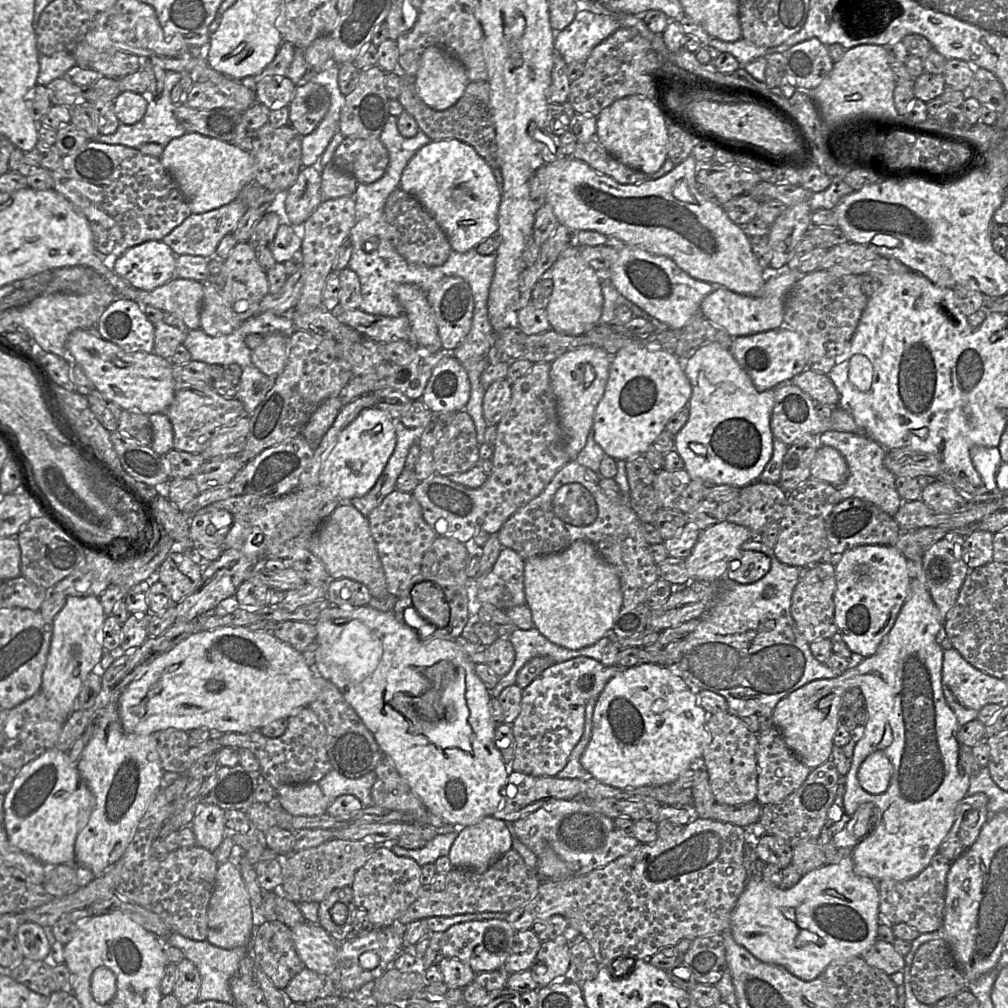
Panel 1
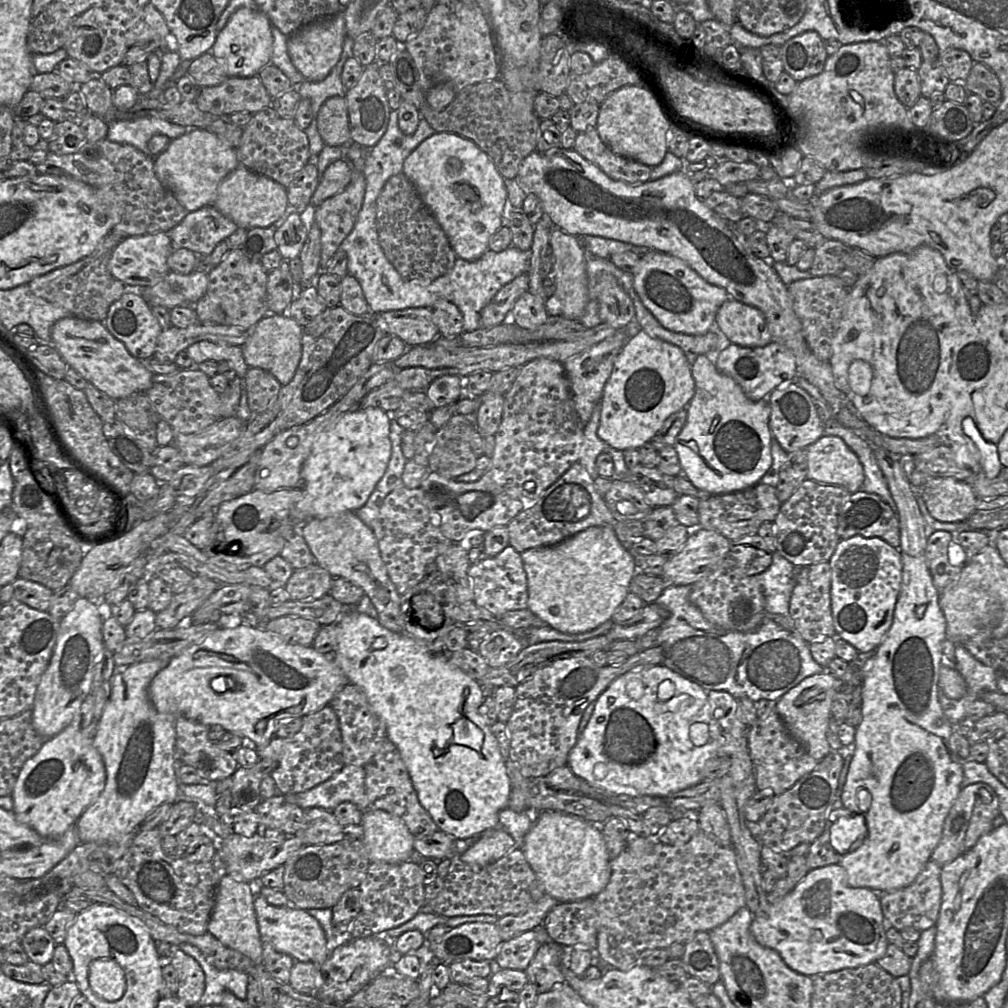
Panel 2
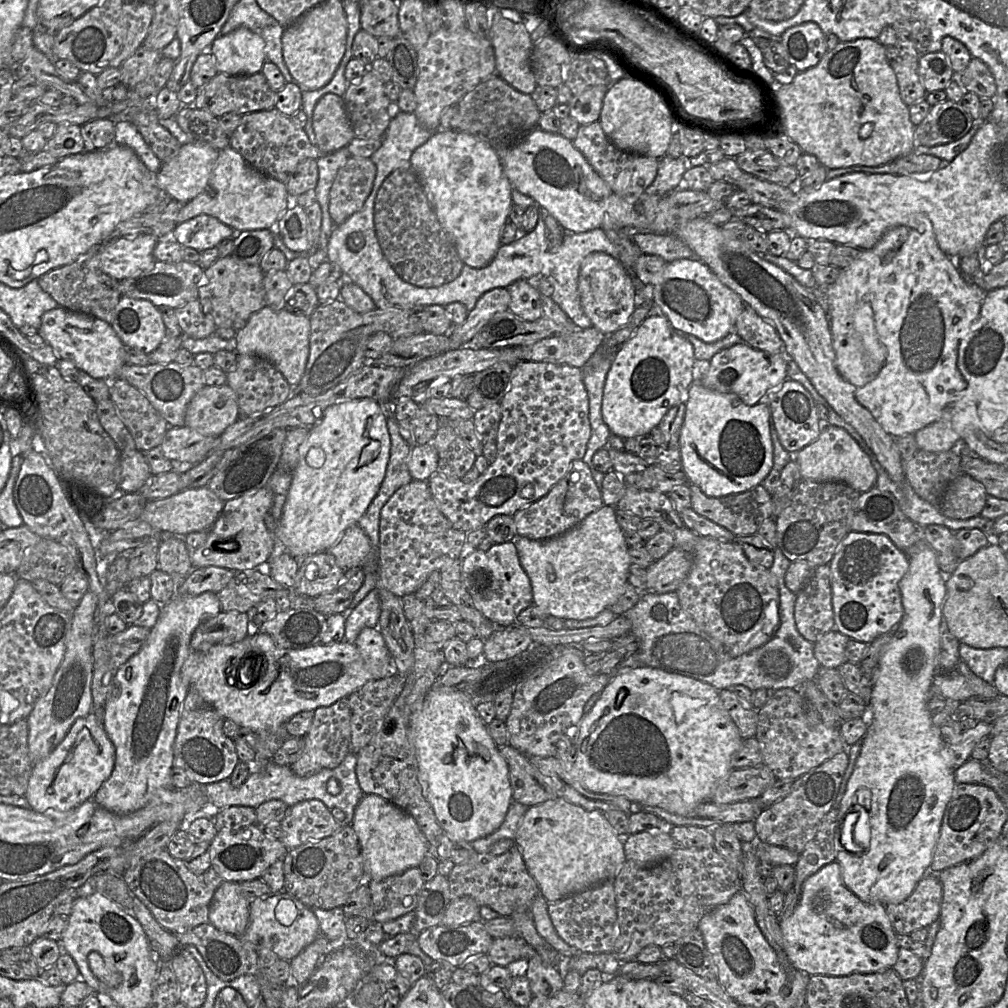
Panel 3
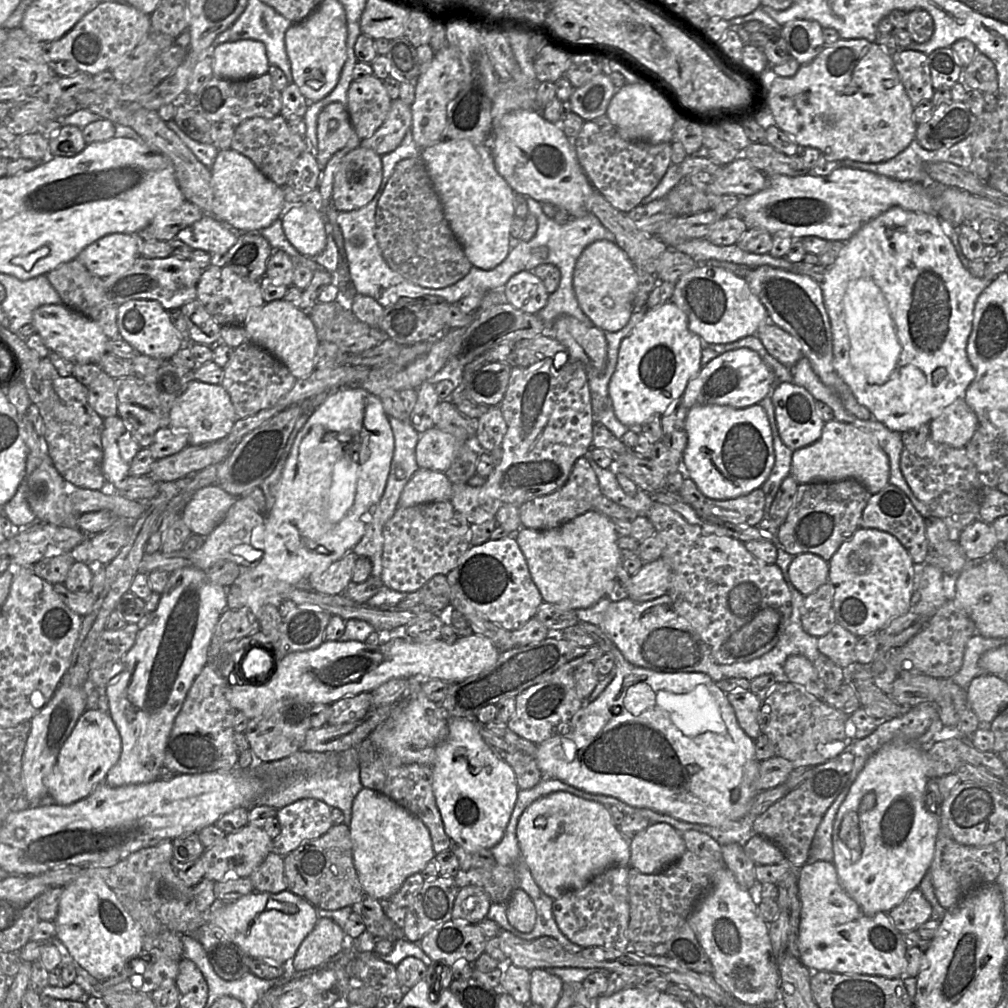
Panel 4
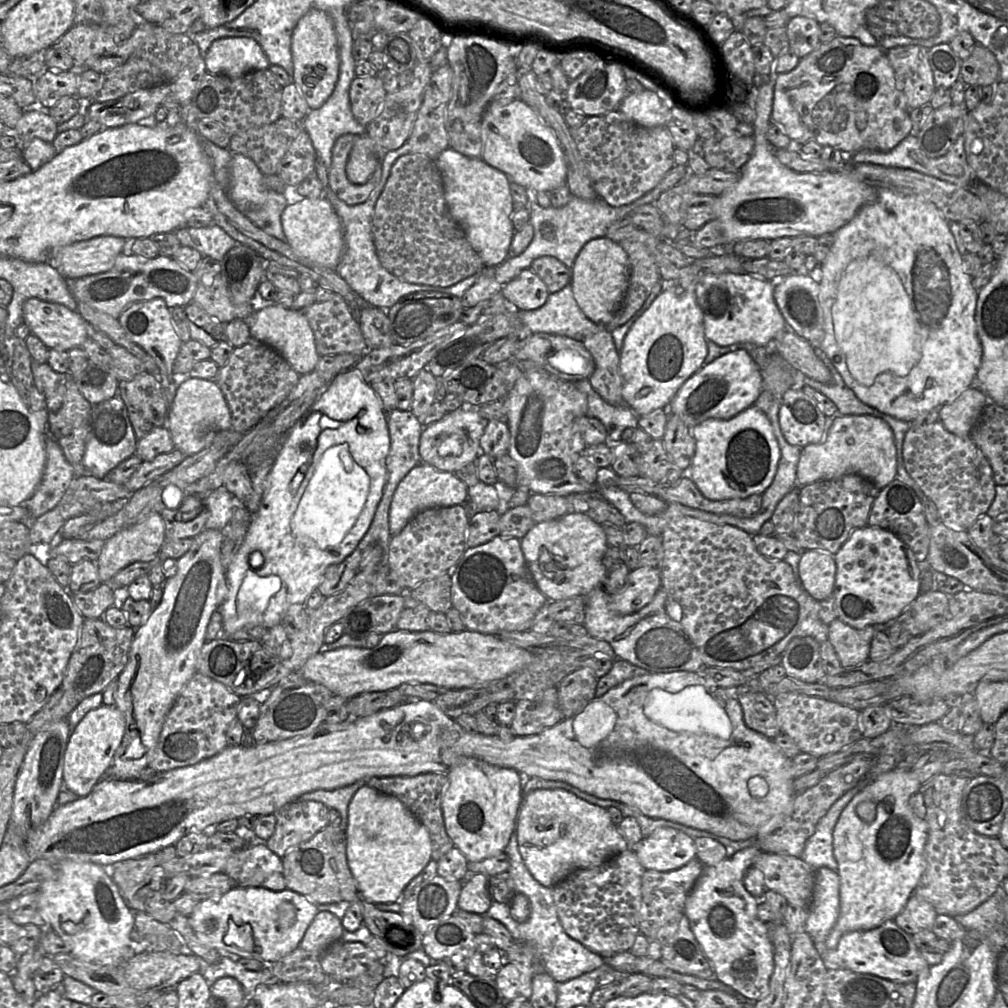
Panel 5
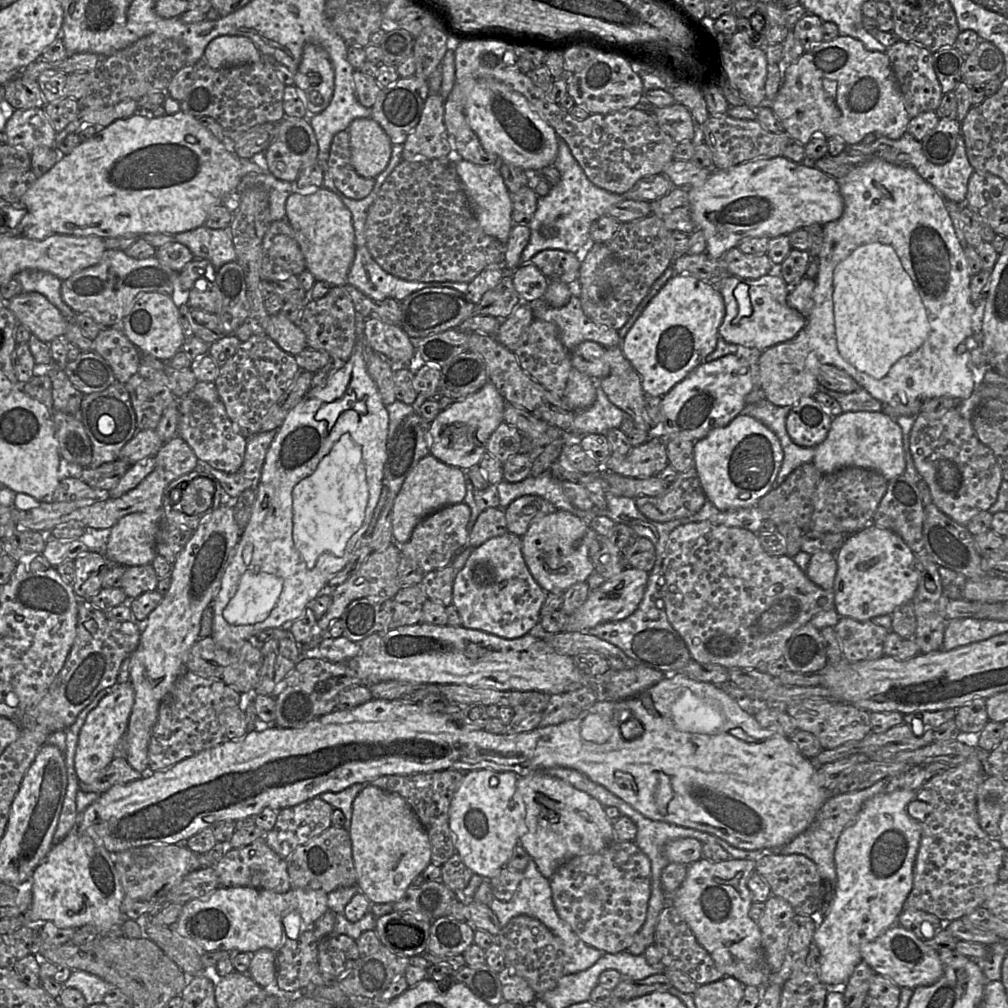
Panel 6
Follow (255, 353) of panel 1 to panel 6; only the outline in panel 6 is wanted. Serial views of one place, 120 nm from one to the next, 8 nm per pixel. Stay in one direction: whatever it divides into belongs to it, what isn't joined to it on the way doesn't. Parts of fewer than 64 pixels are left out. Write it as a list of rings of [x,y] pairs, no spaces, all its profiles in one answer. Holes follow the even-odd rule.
[[[281,313],[267,316],[265,332],[283,351],[293,356],[307,347],[303,331]]]

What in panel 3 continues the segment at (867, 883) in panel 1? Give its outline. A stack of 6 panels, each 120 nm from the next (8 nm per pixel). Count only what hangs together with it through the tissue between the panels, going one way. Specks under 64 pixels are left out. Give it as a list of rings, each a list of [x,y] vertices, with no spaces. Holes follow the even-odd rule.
[[[837,861],[809,876],[794,912],[779,922],[791,964],[810,975],[846,976],[893,968],[898,959],[895,930],[885,905],[862,901],[842,882]]]

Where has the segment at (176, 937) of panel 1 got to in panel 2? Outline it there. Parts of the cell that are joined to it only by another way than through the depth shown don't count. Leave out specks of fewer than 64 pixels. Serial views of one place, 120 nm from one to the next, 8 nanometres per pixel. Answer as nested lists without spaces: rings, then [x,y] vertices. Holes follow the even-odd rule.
[[[192,944],[178,946],[193,957],[201,966],[205,975],[205,990],[196,1006],[221,1005],[223,992],[229,990],[237,998],[246,1000],[249,975],[234,969],[219,970],[212,966],[202,952]]]

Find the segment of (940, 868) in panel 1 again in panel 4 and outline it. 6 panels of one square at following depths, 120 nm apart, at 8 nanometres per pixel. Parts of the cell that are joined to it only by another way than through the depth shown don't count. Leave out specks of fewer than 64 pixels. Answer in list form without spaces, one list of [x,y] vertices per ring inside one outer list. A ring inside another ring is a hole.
[[[918,887],[908,894],[902,904],[889,911],[888,915],[895,927],[901,933],[906,933],[916,931],[933,918],[933,908]]]

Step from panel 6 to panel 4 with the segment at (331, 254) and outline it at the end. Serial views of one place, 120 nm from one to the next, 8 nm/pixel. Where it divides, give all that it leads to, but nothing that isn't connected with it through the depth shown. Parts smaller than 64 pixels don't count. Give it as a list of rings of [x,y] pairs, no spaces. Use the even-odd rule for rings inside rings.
[[[298,203],[282,217],[282,228],[291,245],[306,257],[319,255],[326,247],[326,218],[322,211]]]

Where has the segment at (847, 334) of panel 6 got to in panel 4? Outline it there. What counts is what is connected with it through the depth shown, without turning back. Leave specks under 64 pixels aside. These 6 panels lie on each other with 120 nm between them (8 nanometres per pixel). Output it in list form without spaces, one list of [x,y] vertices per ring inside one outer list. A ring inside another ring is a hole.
[[[870,280],[852,281],[844,297],[844,313],[853,367],[864,373],[869,384],[884,384],[897,365],[901,345],[881,290]]]

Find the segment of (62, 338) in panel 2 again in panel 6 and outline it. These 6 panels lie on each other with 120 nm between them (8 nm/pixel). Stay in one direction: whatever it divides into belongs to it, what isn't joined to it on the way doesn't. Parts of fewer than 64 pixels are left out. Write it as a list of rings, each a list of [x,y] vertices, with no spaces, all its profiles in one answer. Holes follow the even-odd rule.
[[[23,292],[6,301],[6,304],[15,315],[17,322],[24,325],[40,341],[49,344],[55,338],[64,337],[69,320],[42,294],[37,292]]]

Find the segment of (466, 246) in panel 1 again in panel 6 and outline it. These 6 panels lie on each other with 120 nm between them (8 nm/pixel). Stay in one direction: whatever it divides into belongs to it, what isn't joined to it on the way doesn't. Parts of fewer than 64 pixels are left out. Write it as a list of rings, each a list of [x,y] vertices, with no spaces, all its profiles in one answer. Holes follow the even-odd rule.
[[[455,158],[455,167],[467,195],[472,212],[482,230],[490,236],[506,244],[513,227],[511,218],[511,195],[504,183],[499,165],[481,166],[463,158]]]

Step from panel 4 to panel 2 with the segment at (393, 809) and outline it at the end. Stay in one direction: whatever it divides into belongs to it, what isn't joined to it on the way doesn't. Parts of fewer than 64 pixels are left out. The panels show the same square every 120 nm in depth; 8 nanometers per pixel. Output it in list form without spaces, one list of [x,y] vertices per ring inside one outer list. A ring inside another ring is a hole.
[[[363,810],[362,821],[364,842],[369,854],[370,863],[381,861],[389,864],[398,864],[409,861],[414,851],[415,836],[409,831],[404,821],[385,810]]]

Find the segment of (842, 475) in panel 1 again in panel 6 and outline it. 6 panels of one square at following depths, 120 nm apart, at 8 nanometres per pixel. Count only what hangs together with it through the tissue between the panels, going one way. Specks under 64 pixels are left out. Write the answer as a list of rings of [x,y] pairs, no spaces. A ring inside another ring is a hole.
[[[843,412],[833,417],[826,439],[815,447],[812,463],[823,474],[847,467],[880,473],[890,481],[905,473],[906,460],[901,427],[895,419],[881,412]]]

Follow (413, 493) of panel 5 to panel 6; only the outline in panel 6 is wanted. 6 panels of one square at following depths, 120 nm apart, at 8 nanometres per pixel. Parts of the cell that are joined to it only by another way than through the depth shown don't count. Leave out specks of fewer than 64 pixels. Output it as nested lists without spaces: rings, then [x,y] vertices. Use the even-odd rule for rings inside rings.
[[[432,455],[420,459],[405,478],[396,496],[392,513],[393,542],[407,542],[415,526],[428,514],[445,506],[464,502],[466,474],[460,468],[449,466]]]

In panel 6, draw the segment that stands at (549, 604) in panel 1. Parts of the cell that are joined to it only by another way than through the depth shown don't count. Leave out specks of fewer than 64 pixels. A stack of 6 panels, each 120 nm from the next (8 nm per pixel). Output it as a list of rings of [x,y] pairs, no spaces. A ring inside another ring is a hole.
[[[556,510],[531,524],[521,537],[524,561],[539,586],[546,593],[564,593],[572,585],[585,582],[595,572],[586,544],[589,521],[574,514]]]

